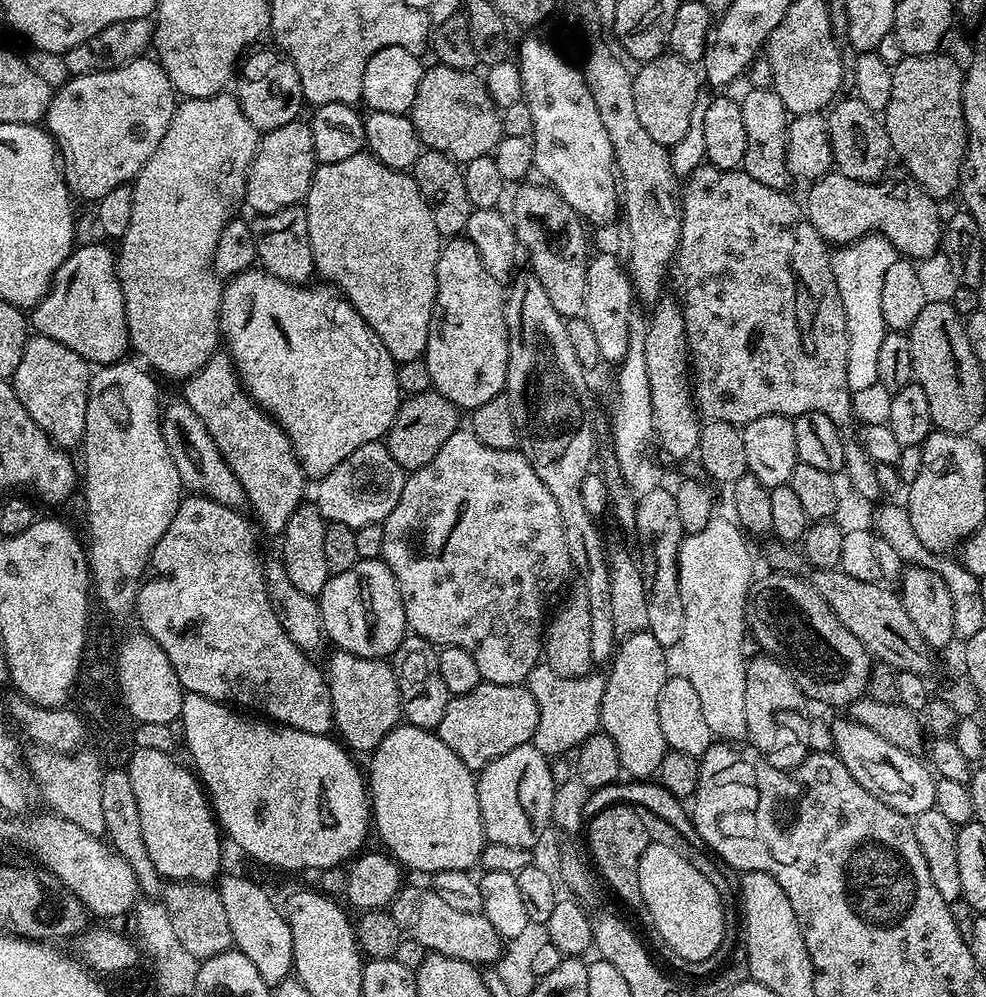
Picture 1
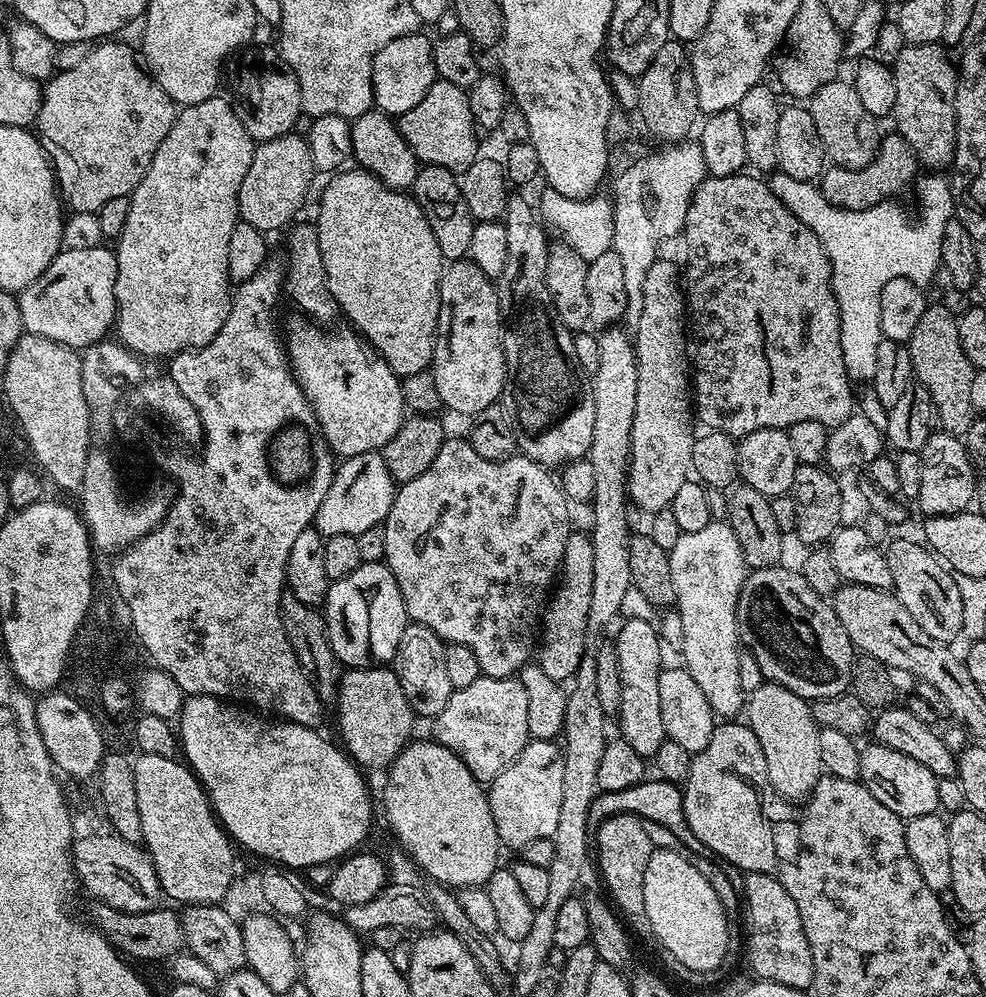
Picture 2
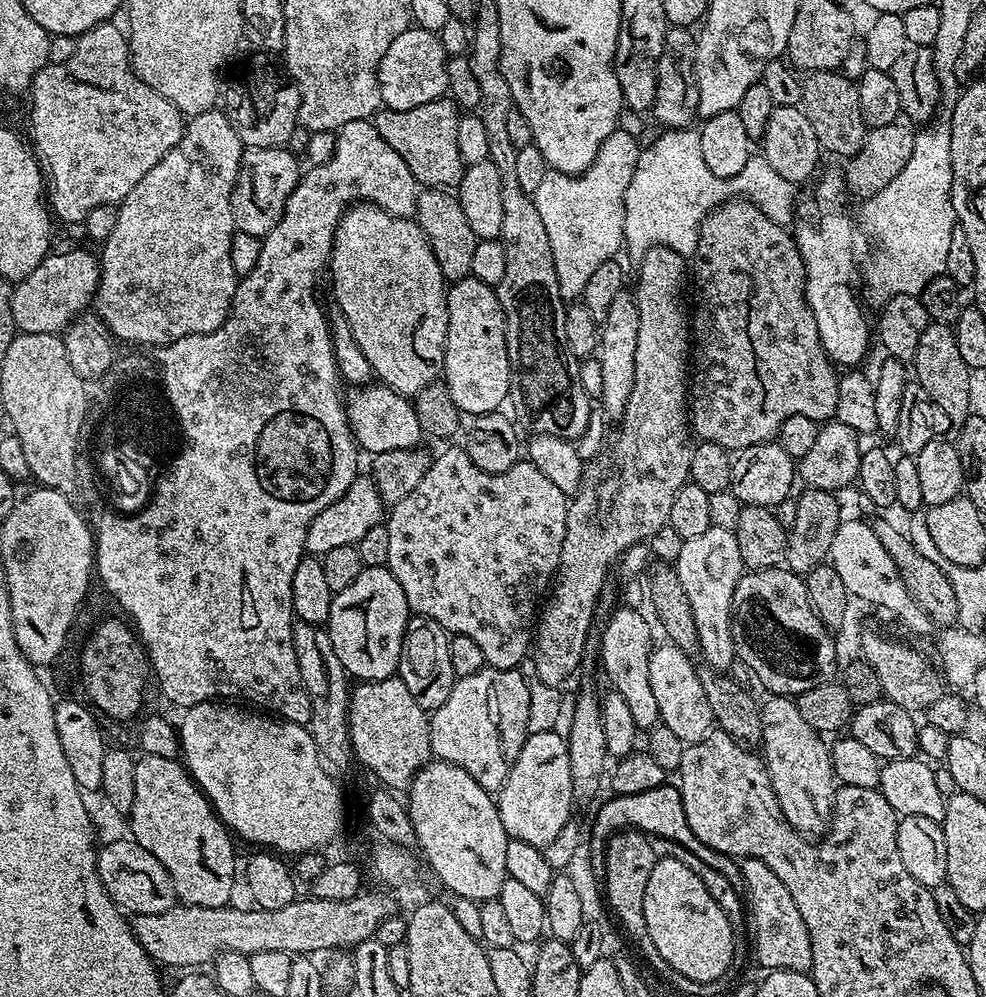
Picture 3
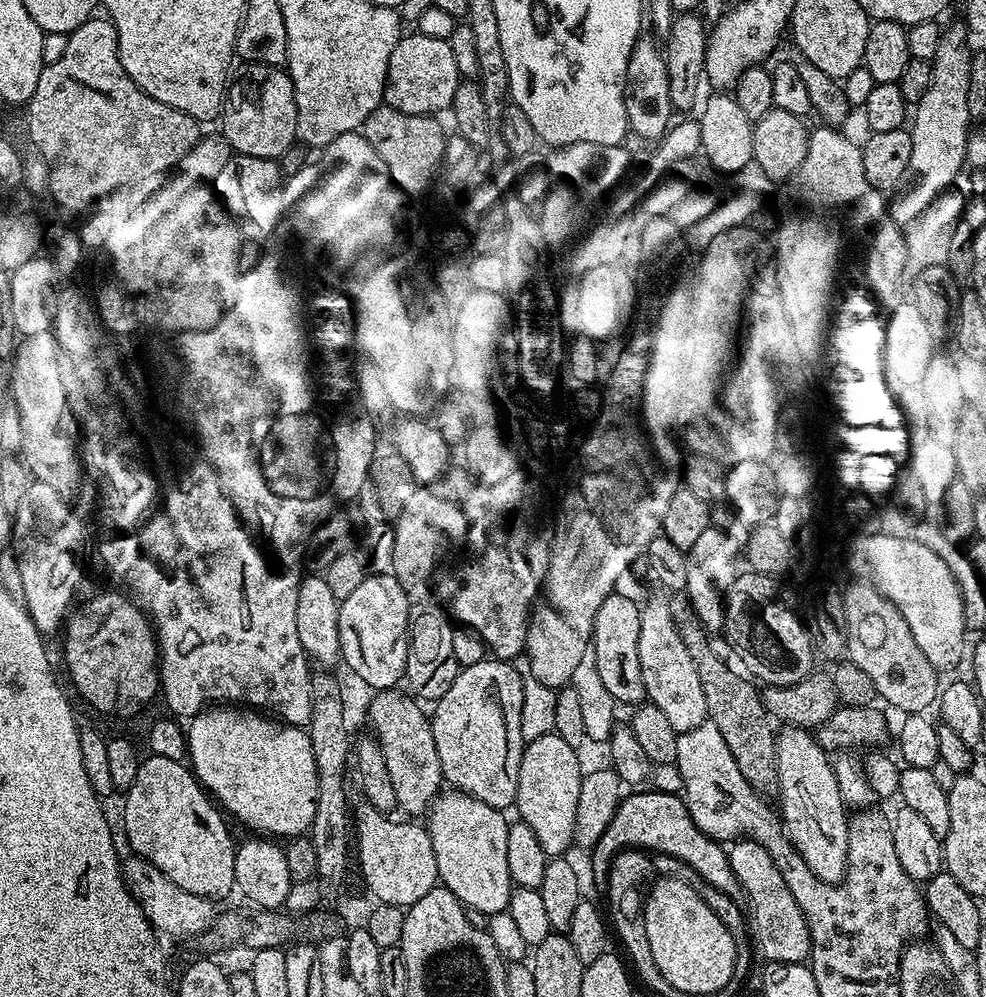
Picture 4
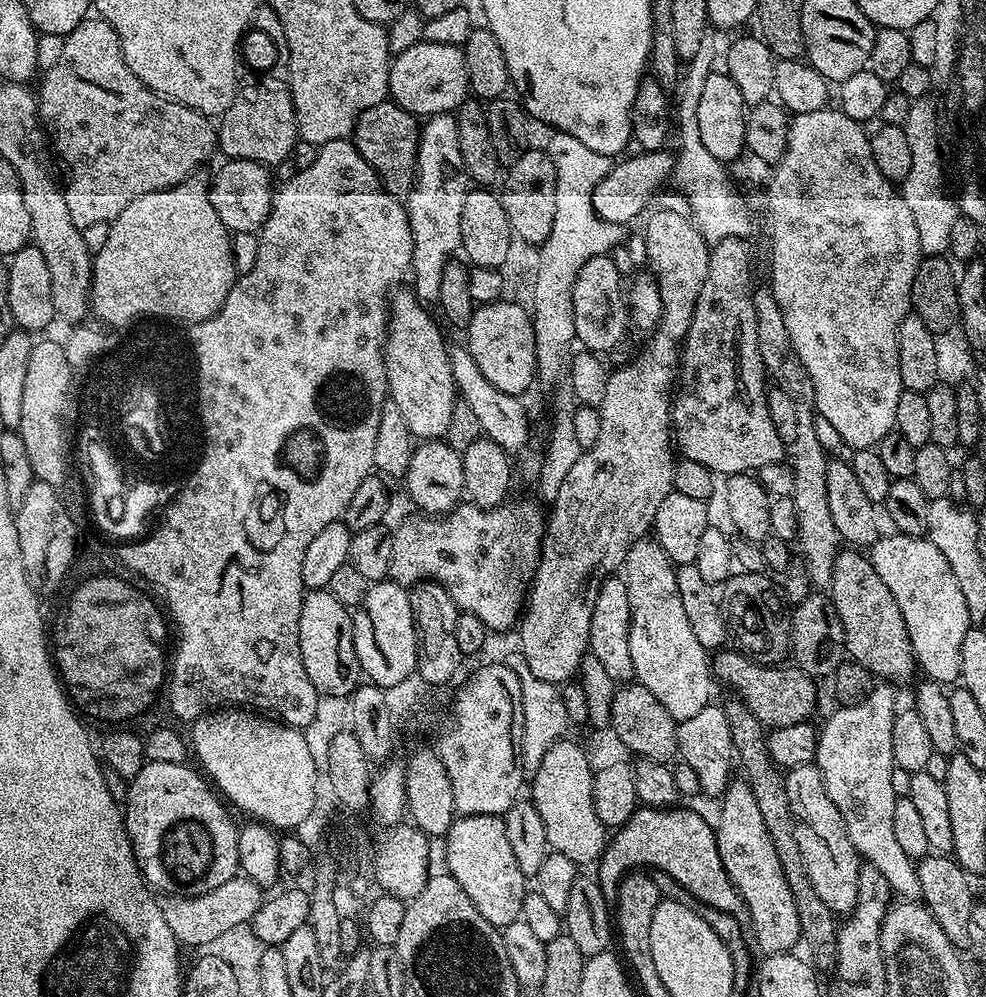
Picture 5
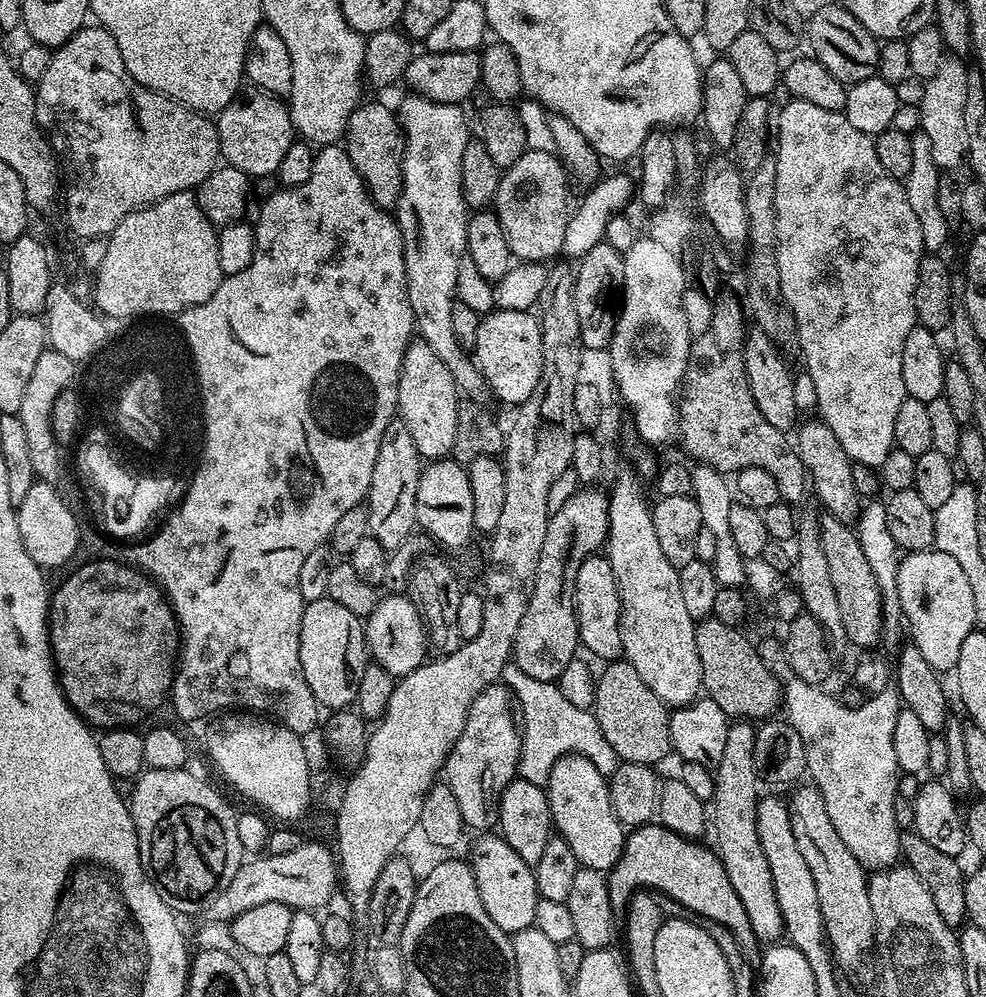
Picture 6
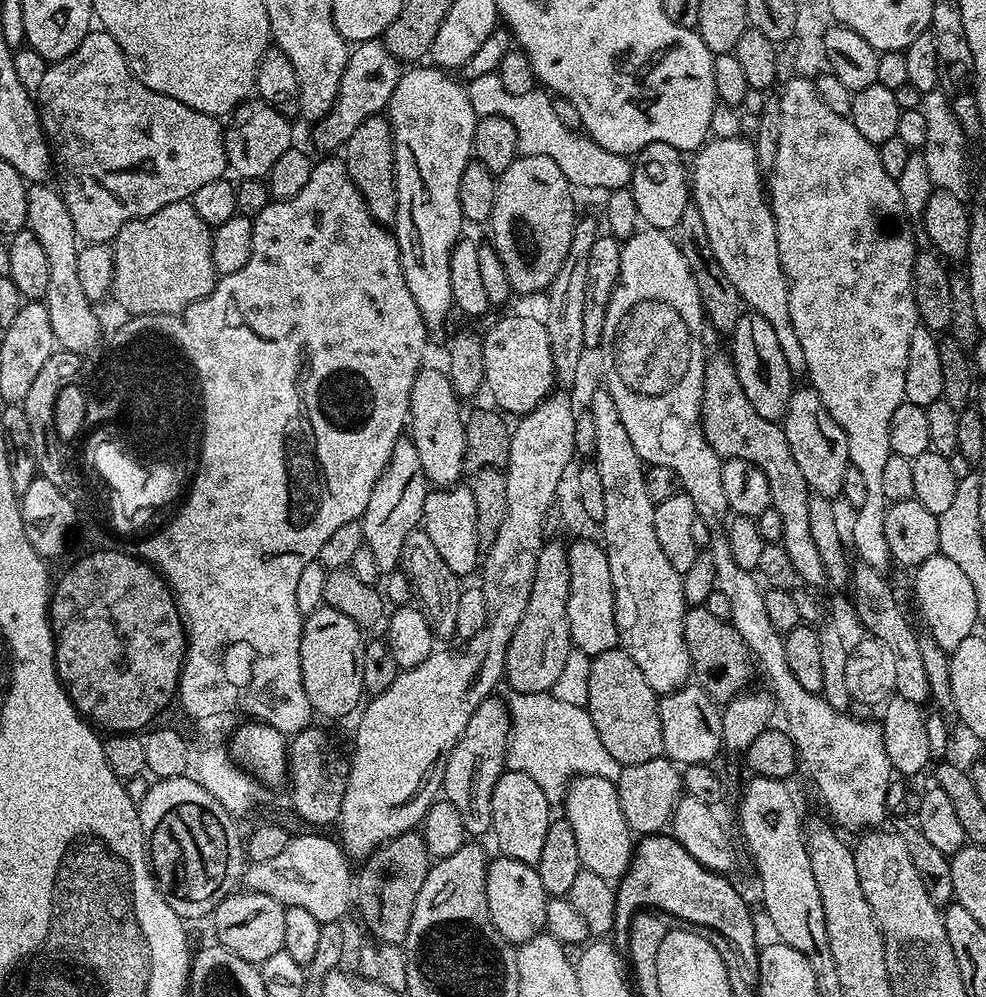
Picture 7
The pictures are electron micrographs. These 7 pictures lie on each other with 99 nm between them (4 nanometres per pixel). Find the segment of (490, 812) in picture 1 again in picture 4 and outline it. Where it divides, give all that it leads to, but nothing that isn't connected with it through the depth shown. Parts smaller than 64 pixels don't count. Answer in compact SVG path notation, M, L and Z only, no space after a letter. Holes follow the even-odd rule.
M555 731L547 732L542 738L529 740L524 745L522 762L518 770L518 794L516 795L514 812L520 815L517 816L519 823L530 826L530 830L534 830L538 842L542 842L542 850L549 858L563 857L567 853L564 851L568 847L571 849L574 844L572 831L578 814L580 778L582 775L580 760L576 756L579 756L577 749L571 748L562 737L556 735Z

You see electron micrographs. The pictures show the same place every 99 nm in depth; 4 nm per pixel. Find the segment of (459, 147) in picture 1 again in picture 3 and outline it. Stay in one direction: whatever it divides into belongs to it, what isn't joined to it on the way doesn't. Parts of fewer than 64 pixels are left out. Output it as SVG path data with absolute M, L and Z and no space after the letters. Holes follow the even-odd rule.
M441 98L426 102L426 106L414 106L414 110L390 110L381 107L374 117L378 134L386 138L389 146L410 166L417 185L424 188L443 188L452 190L457 187L466 167L462 150L458 150L458 126L461 109L451 99Z

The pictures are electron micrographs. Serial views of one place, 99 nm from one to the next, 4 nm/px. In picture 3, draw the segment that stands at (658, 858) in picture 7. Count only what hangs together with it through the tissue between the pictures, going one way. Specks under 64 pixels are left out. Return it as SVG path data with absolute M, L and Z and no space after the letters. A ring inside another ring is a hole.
M666 782L654 790L642 790L642 794L626 794L625 796L613 795L608 808L600 808L593 818L592 824L596 829L591 829L586 840L586 856L588 852L588 868L592 872L599 873L604 866L604 848L616 832L635 830L648 836L661 836L670 838L670 842L678 842L678 846L686 846L690 854L702 858L714 870L718 870L730 881L730 887L743 893L746 890L746 882L742 878L742 870L739 863L733 857L722 854L710 846L706 846L690 830L690 822L686 822L686 810L682 806L679 787L675 783Z

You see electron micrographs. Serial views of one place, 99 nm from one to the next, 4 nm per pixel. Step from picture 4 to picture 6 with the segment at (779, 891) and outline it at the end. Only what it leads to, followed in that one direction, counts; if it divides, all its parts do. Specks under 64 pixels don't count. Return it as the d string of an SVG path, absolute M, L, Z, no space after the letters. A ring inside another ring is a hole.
M748 722L728 725L726 747L722 750L722 758L714 765L716 785L710 801L710 832L716 835L714 851L726 870L726 878L730 878L730 886L738 890L738 898L742 898L742 906L746 906L746 918L750 918L754 934L761 942L776 942L784 936L784 923L782 910L778 910L778 894L774 894L774 878L770 878L770 864L766 862L766 854L762 854L762 842L758 842L758 775L752 753L756 731Z

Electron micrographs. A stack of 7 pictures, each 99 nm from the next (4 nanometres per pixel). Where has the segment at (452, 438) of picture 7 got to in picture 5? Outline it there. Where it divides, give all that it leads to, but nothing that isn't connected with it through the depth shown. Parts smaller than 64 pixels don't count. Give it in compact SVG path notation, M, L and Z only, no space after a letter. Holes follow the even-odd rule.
M415 291L400 292L391 297L388 334L384 338L384 365L388 379L388 395L398 406L402 418L406 418L406 426L410 426L413 437L417 441L438 440L447 437L450 426L450 414L454 414L454 406L458 403L456 383L450 370L448 350L449 341L444 341L440 328L436 325L437 317L427 312L425 305L417 300Z

